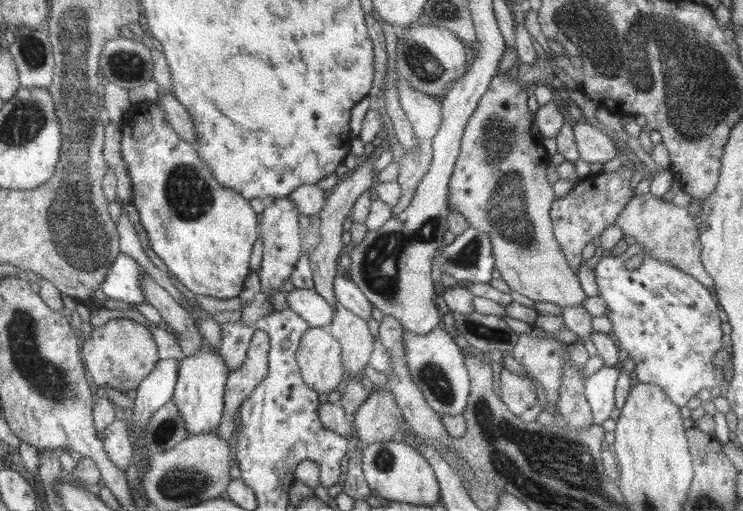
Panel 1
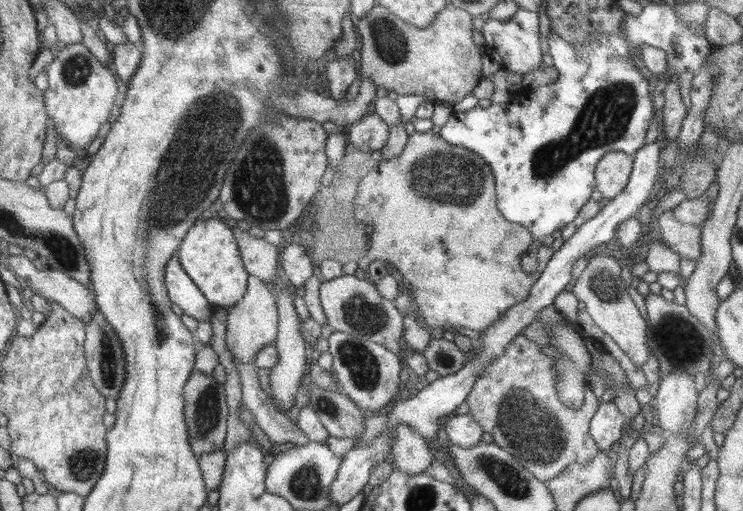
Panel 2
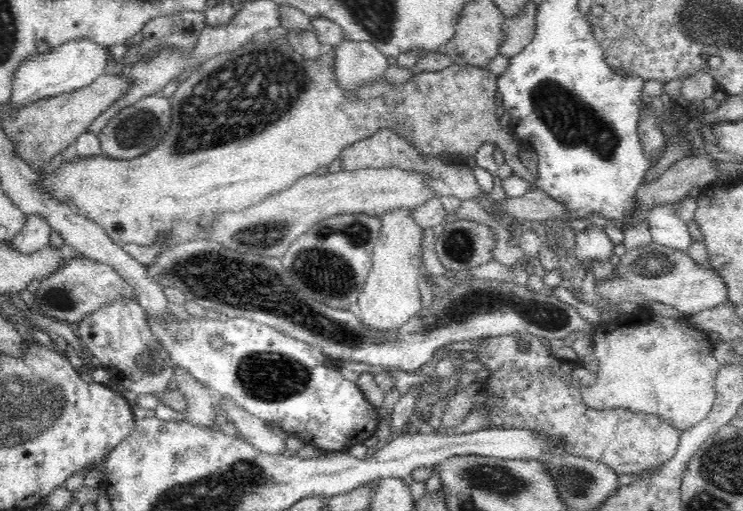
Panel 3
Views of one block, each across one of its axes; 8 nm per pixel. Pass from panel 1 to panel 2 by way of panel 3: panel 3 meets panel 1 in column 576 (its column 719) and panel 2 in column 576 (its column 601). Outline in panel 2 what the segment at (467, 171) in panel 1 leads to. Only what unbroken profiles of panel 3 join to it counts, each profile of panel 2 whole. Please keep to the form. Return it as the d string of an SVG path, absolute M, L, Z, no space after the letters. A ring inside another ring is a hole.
M611 253L596 254L590 257L586 268L569 289L578 297L578 300L586 304L584 311L590 314L595 324L606 332L639 368L648 359L646 338L648 323L628 295L628 286L620 276L621 271L622 264Z

